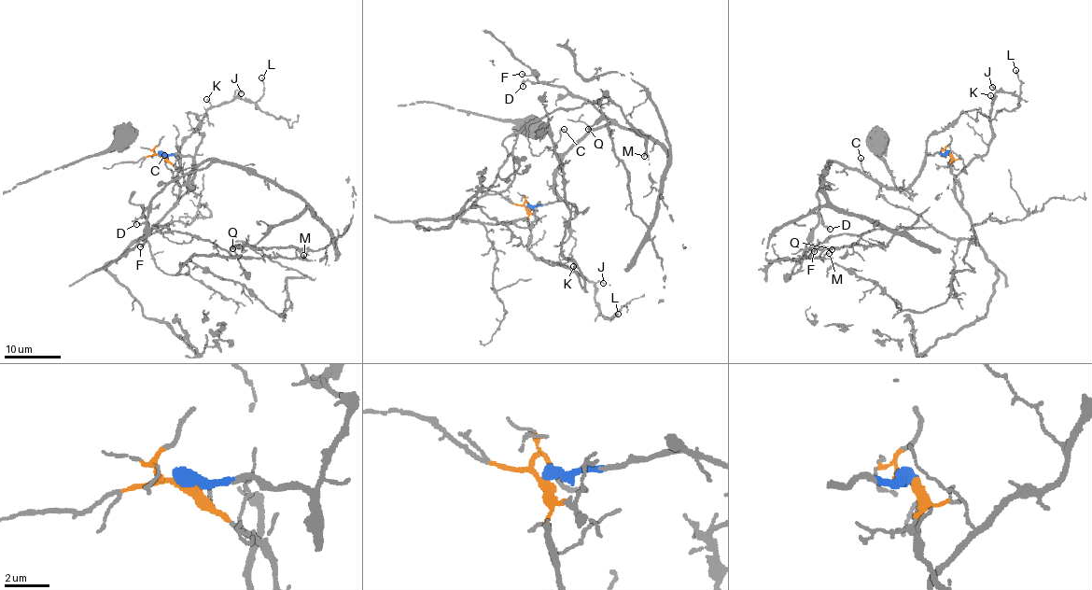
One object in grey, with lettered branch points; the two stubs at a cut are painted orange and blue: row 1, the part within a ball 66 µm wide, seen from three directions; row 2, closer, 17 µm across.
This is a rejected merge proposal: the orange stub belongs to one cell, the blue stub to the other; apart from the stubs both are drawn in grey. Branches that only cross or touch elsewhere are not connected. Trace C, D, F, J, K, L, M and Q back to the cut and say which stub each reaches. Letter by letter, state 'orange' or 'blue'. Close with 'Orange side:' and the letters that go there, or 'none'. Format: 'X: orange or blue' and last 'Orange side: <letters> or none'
C: blue
D: blue
F: blue
J: orange
K: orange
L: orange
M: orange
Q: blue
Orange side: J, K, L, M

